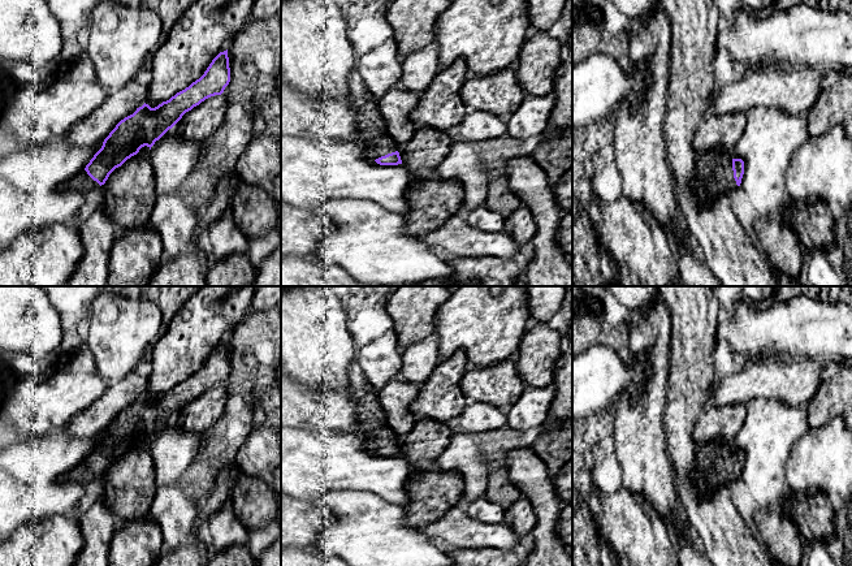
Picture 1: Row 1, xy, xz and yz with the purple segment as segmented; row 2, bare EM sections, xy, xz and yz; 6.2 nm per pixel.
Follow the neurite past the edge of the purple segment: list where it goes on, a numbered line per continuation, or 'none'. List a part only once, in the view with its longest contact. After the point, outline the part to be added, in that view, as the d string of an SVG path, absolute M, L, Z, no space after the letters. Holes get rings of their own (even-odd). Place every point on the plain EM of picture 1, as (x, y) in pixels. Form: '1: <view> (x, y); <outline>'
1: yz (714, 467); M705 444L699 448L692 480L701 494L709 494L736 479L730 445Z

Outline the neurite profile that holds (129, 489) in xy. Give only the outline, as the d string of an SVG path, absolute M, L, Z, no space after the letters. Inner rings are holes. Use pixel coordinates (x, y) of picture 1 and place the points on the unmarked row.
M150 438L116 459L104 475L104 496L117 527L131 519L148 515L157 485L150 451Z

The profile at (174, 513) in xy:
M178 483L156 489L148 515L163 533L163 553L193 540L199 504L185 494Z

